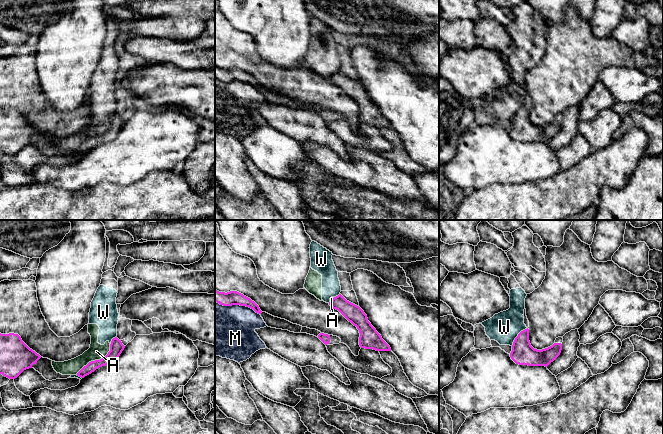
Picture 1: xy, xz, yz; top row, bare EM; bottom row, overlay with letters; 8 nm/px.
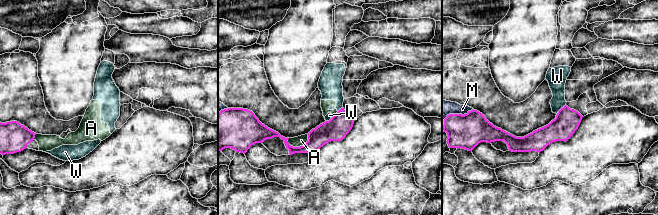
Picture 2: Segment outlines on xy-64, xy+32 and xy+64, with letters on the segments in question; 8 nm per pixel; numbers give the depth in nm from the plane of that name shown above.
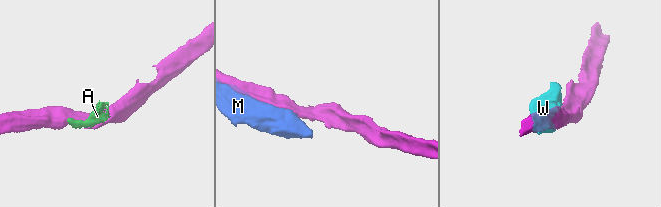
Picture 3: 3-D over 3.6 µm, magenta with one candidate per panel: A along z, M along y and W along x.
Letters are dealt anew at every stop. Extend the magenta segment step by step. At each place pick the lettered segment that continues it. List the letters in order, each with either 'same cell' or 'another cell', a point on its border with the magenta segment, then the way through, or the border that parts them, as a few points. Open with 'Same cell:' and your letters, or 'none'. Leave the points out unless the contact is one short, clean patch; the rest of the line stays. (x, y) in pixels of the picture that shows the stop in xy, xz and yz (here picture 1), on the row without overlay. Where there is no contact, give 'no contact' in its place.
Same cell: none
A: another cell | xy (96, 136)
M: another cell | xz (237, 80)
W: another cell | yz (518, 111)

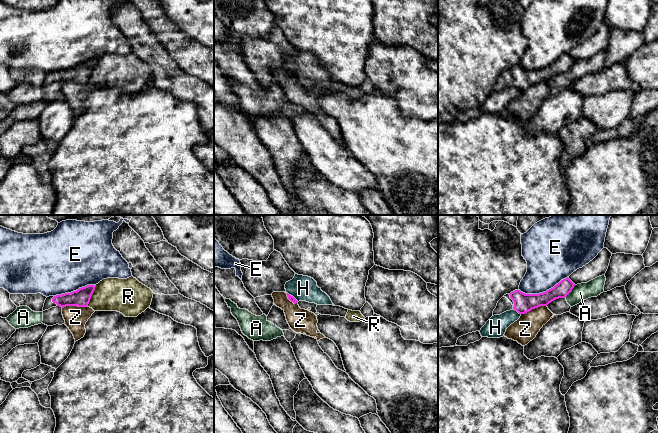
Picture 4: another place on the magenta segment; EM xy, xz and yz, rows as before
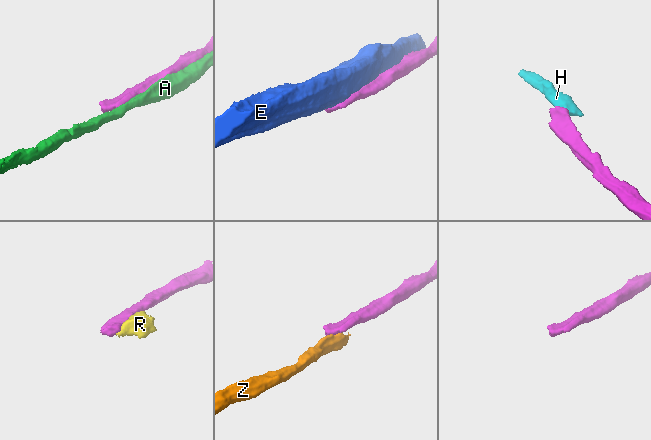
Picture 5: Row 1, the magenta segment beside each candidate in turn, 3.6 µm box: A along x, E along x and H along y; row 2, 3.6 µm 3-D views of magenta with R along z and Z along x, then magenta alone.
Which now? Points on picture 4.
Same cell: none
A: another cell | yz (570, 67)
E: another cell | yz (543, 68)
H: another cell | yz (517, 87) | along yz (513, 84), (520, 90)
R: another cell | xy (91, 71)
Z: another cell | xy (74, 81) | along xy (87, 81), (64, 82), (62, 84)

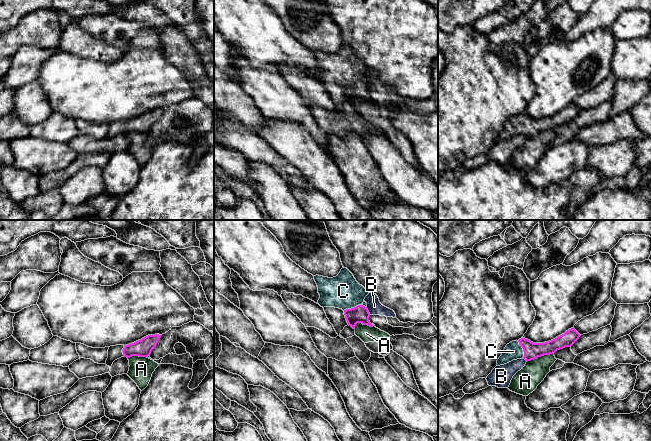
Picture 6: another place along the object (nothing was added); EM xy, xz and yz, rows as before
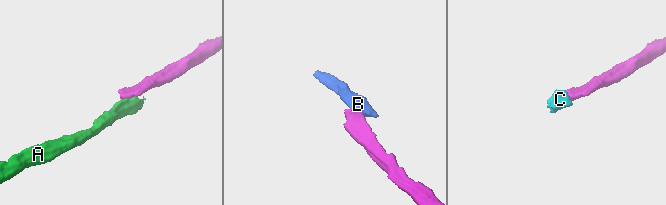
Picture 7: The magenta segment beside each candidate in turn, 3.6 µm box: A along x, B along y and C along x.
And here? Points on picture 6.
Same cell: C
A: another cell | yz (539, 132) | along yz (552, 129), (527, 137)
B: another cell | xz (367, 86) | along xz (366, 82), (370, 90)
C: same cell | yz (523, 126) | across yz (531, 126), (523, 126), (513, 127)

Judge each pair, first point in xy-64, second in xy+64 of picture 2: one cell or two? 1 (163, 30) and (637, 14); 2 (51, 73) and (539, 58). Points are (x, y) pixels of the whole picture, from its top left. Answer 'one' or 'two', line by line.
1: two
2: one

